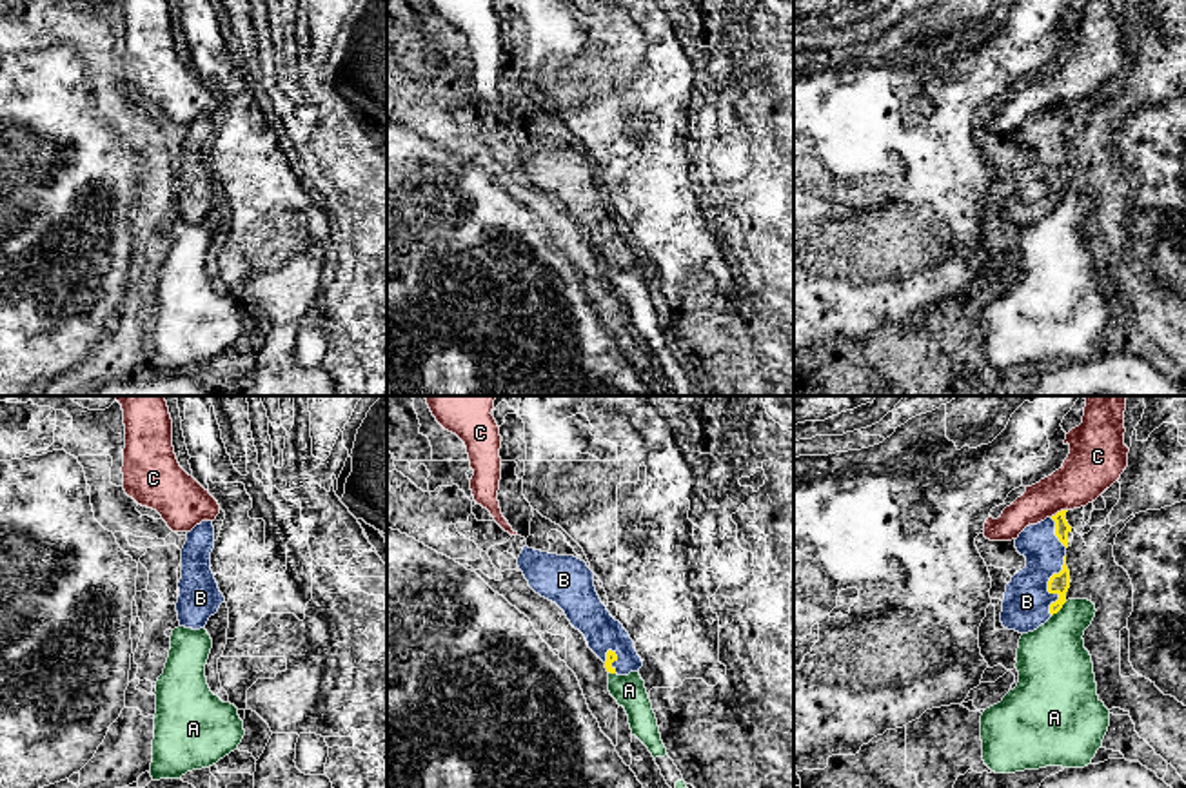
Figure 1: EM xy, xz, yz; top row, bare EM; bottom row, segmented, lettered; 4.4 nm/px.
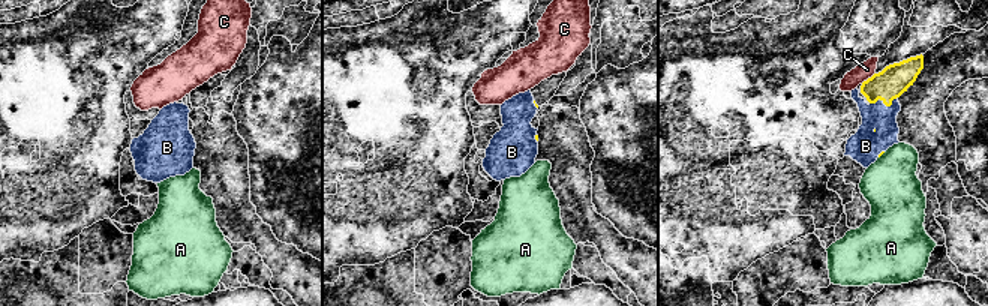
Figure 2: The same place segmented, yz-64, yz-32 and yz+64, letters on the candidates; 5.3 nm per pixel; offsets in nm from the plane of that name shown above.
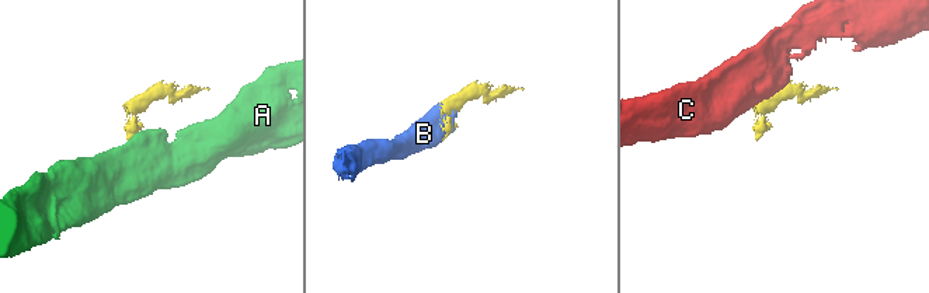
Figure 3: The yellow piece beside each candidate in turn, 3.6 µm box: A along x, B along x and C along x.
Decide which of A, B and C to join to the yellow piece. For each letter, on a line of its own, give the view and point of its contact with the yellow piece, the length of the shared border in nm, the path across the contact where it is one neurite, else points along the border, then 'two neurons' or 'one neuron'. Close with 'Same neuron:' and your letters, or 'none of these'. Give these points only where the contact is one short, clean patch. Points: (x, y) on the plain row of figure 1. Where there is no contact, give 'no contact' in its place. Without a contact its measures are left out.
A: meets yellow in yz at (1059, 202); contact 100 nm long; border along yz (1067, 195), (1052, 209); two neurons
B: meets yellow in yz at (1048, 178); contact 280 nm long; runs through yz (1059, 177), (1048, 178), (1027, 195); one neuron
C: meets yellow in yz at (1057, 106); contact 90 nm long; border along yz (1067, 102), (1050, 109); two neurons
Same neuron: B

